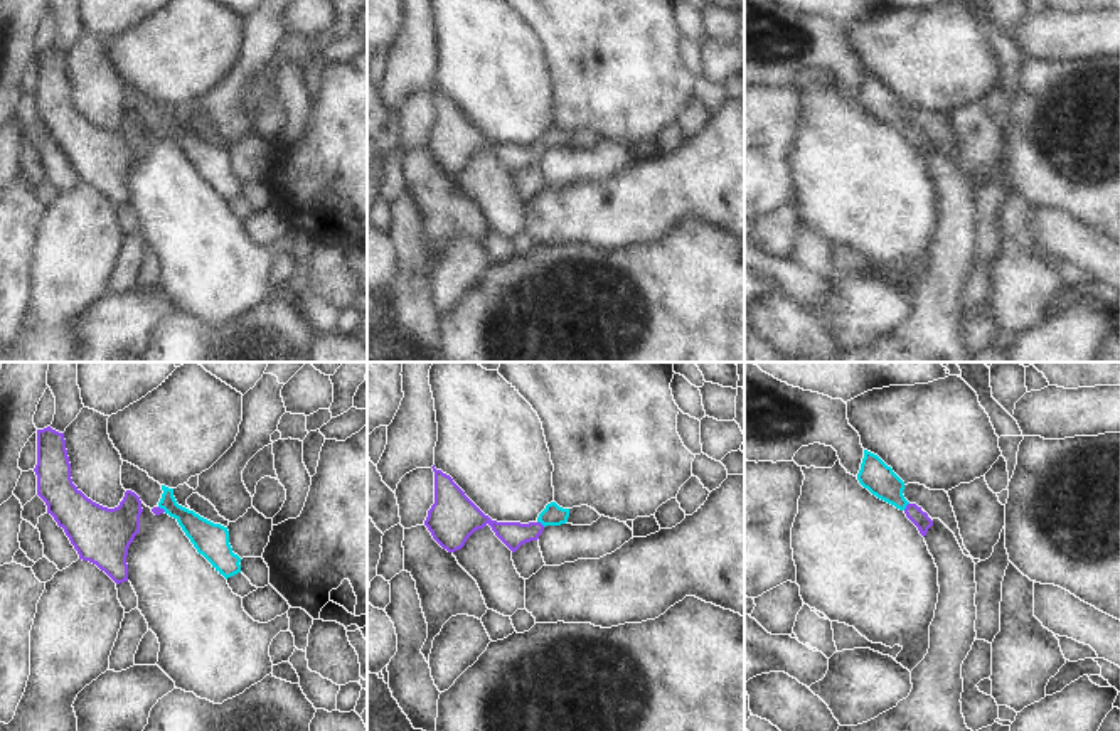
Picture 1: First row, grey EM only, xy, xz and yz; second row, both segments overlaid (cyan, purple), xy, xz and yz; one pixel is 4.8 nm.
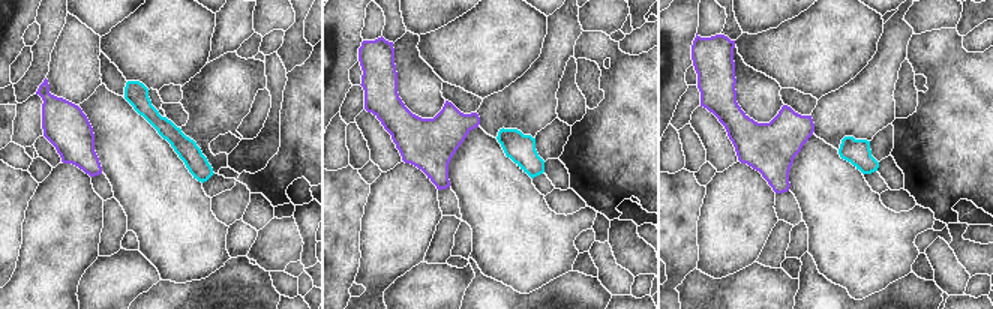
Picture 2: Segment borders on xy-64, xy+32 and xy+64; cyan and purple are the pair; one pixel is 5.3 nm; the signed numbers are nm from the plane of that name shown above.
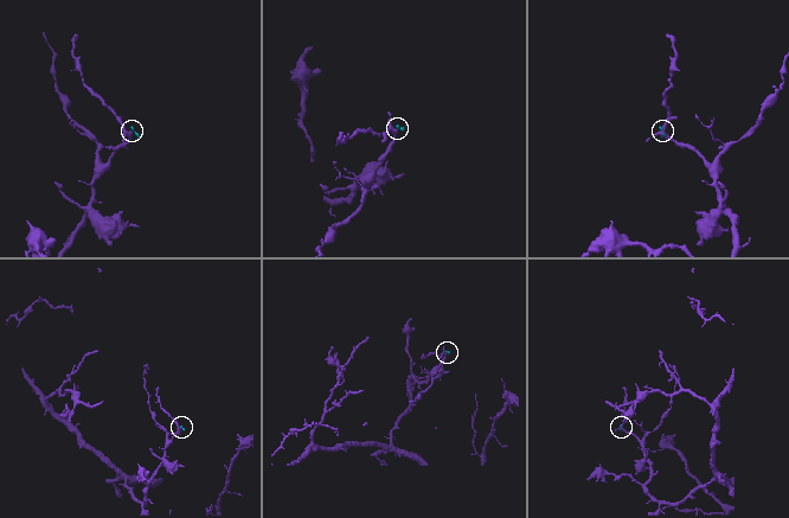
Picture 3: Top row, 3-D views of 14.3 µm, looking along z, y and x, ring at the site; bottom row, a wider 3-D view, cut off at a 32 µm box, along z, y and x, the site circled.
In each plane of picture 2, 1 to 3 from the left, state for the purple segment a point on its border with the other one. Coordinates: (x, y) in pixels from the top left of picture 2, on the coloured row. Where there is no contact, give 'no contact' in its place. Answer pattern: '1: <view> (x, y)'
1: no contact
2: no contact
3: no contact

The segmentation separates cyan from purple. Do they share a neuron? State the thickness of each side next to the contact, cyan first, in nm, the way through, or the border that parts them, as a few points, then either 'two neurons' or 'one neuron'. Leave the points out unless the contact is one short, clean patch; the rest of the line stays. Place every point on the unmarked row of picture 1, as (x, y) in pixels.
calibres 100 and 120 nm; border xz (538, 144), (544, 149); two neurons

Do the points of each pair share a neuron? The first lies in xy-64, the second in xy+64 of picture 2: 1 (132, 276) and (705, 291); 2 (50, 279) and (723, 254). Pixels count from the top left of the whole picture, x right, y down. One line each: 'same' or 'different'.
1: same
2: same

